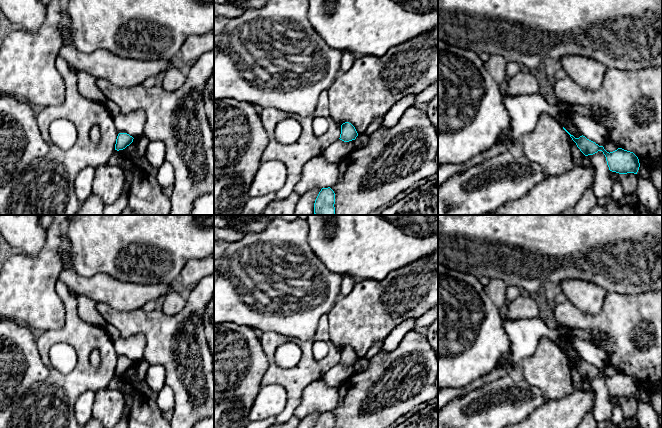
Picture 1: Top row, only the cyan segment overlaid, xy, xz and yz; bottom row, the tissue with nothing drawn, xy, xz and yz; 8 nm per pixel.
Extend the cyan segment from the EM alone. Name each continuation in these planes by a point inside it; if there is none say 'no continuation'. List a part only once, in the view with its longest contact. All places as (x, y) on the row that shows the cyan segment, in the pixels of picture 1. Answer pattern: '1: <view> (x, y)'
no continuation

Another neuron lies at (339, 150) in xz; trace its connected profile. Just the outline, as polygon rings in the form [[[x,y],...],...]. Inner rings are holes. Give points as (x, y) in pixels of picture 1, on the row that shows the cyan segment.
[[[340,139],[331,144],[322,154],[328,163],[340,163],[355,149],[355,140],[344,142]]]

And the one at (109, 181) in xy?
[[[109,163],[95,167],[92,193],[105,204],[115,202],[122,194],[125,186],[125,174],[120,166]]]

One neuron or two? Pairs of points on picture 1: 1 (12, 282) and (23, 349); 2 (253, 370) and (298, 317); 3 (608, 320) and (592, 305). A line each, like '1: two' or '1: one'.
1: two
2: two
3: two

